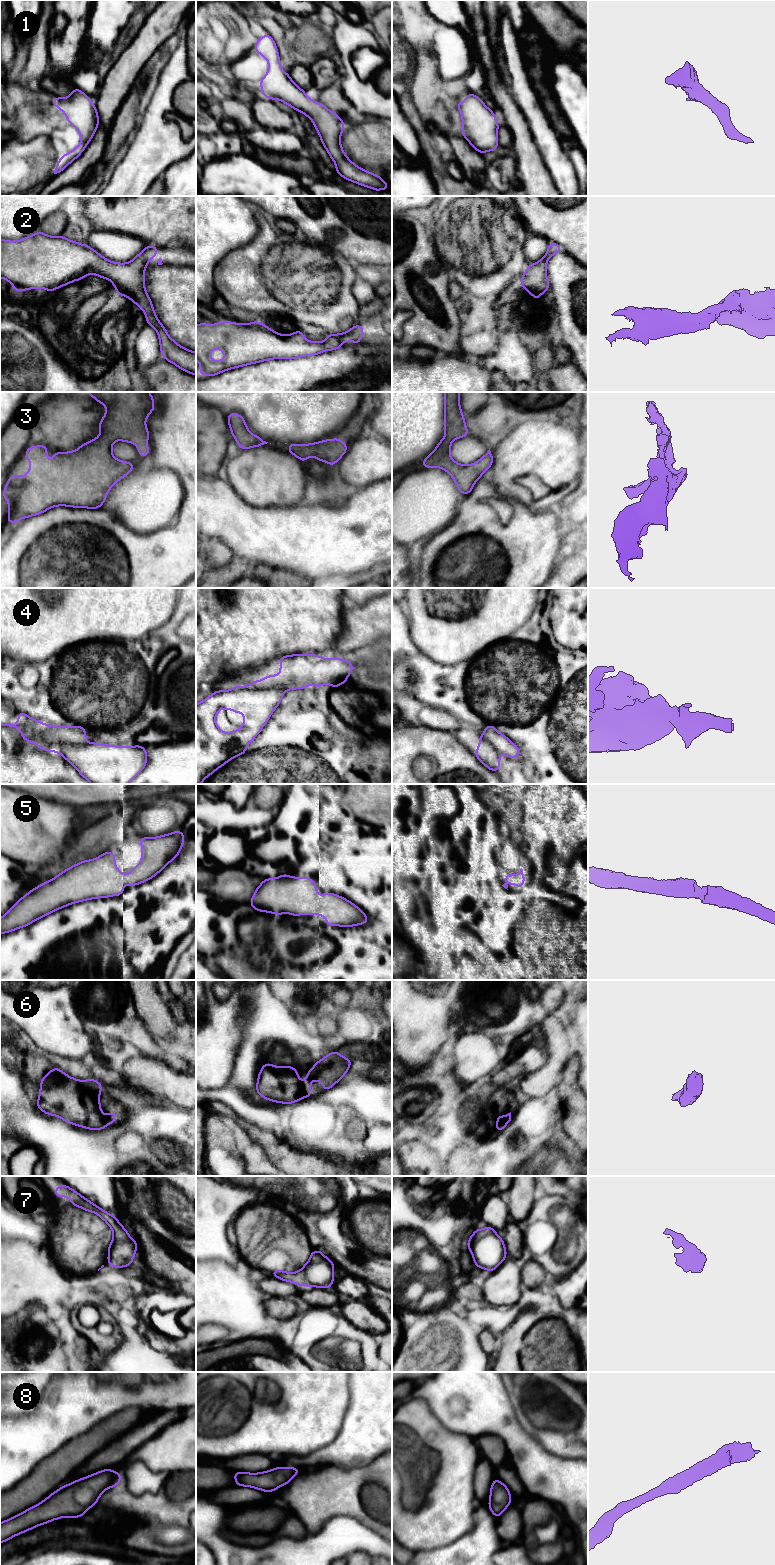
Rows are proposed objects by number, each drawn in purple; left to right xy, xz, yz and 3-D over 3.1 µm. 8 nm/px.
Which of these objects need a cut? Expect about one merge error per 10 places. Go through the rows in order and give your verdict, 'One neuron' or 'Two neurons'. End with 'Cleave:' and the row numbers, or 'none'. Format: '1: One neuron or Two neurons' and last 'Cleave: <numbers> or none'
1: One neuron
2: One neuron
3: One neuron
4: Two neurons
5: One neuron
6: One neuron
7: One neuron
8: One neuron
Cleave: 4

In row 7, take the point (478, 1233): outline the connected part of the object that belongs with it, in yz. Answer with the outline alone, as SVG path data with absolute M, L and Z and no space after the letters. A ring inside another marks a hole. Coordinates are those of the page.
M490 1226L476 1229L468 1239L467 1246L474 1264L493 1272L507 1257L504 1241Z

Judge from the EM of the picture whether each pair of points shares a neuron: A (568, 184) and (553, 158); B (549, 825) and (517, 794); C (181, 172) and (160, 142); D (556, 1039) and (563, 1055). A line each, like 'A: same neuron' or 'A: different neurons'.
A: same neuron
B: different neurons
C: different neurons
D: same neuron

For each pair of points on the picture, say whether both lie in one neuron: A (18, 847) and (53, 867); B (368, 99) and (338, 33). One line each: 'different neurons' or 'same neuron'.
A: different neurons
B: same neuron

